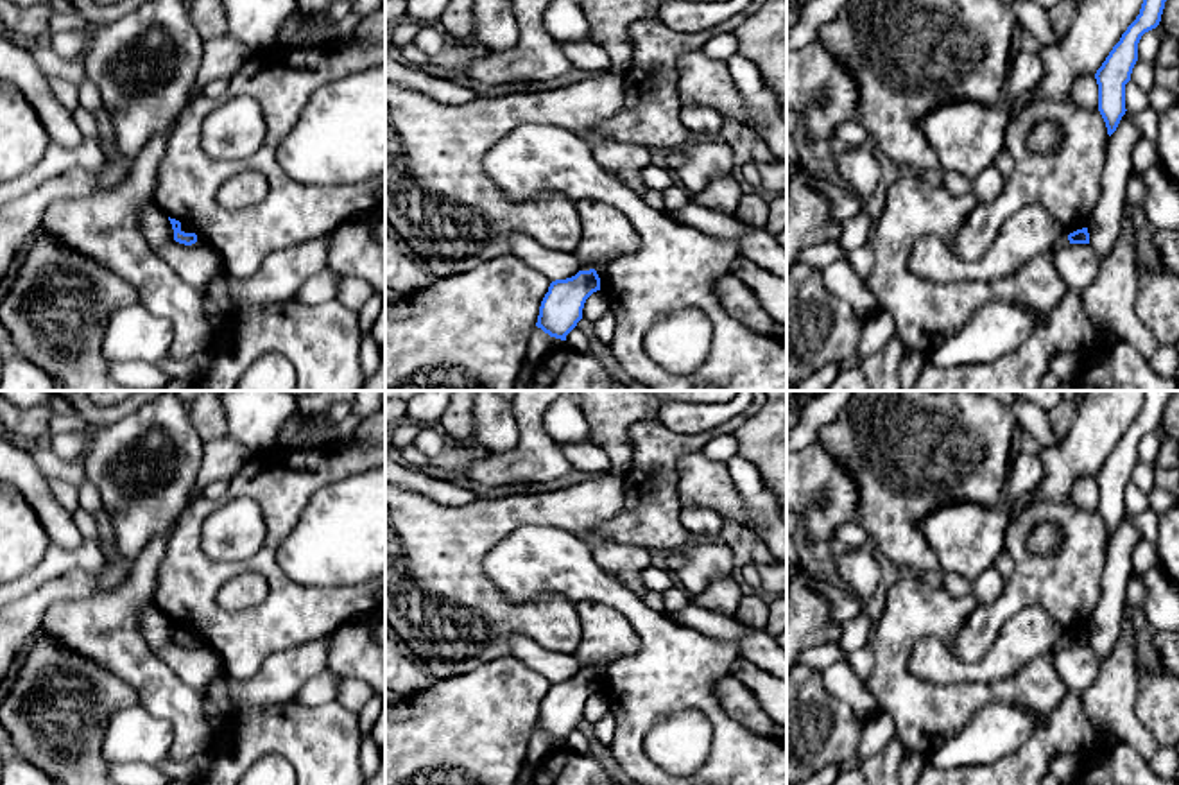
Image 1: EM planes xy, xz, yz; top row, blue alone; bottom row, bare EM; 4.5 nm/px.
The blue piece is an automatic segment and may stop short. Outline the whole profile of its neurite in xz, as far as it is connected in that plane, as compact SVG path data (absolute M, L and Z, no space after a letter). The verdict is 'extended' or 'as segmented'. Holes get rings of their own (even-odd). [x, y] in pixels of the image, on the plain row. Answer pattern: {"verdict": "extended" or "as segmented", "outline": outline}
{"verdict": "extended", "outline": "M598 661L582 667L572 679L552 683L541 703L536 728L550 738L566 742L566 737L582 720L586 701L600 692L598 677L609 665L611 661Z"}

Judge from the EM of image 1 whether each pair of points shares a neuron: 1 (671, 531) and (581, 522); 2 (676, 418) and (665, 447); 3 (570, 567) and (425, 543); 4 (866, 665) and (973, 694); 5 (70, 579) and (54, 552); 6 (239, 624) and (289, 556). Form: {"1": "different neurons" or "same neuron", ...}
{"1": "different neurons", "2": "different neurons", "3": "different neurons", "4": "different neurons", "5": "different neurons", "6": "different neurons"}

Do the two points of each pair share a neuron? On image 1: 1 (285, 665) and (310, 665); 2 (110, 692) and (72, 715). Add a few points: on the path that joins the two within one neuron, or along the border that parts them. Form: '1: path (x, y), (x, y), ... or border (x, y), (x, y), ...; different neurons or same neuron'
1: path (291, 665), (305, 665); same neuron
2: path (101, 692), (95, 692), (81, 707); same neuron

